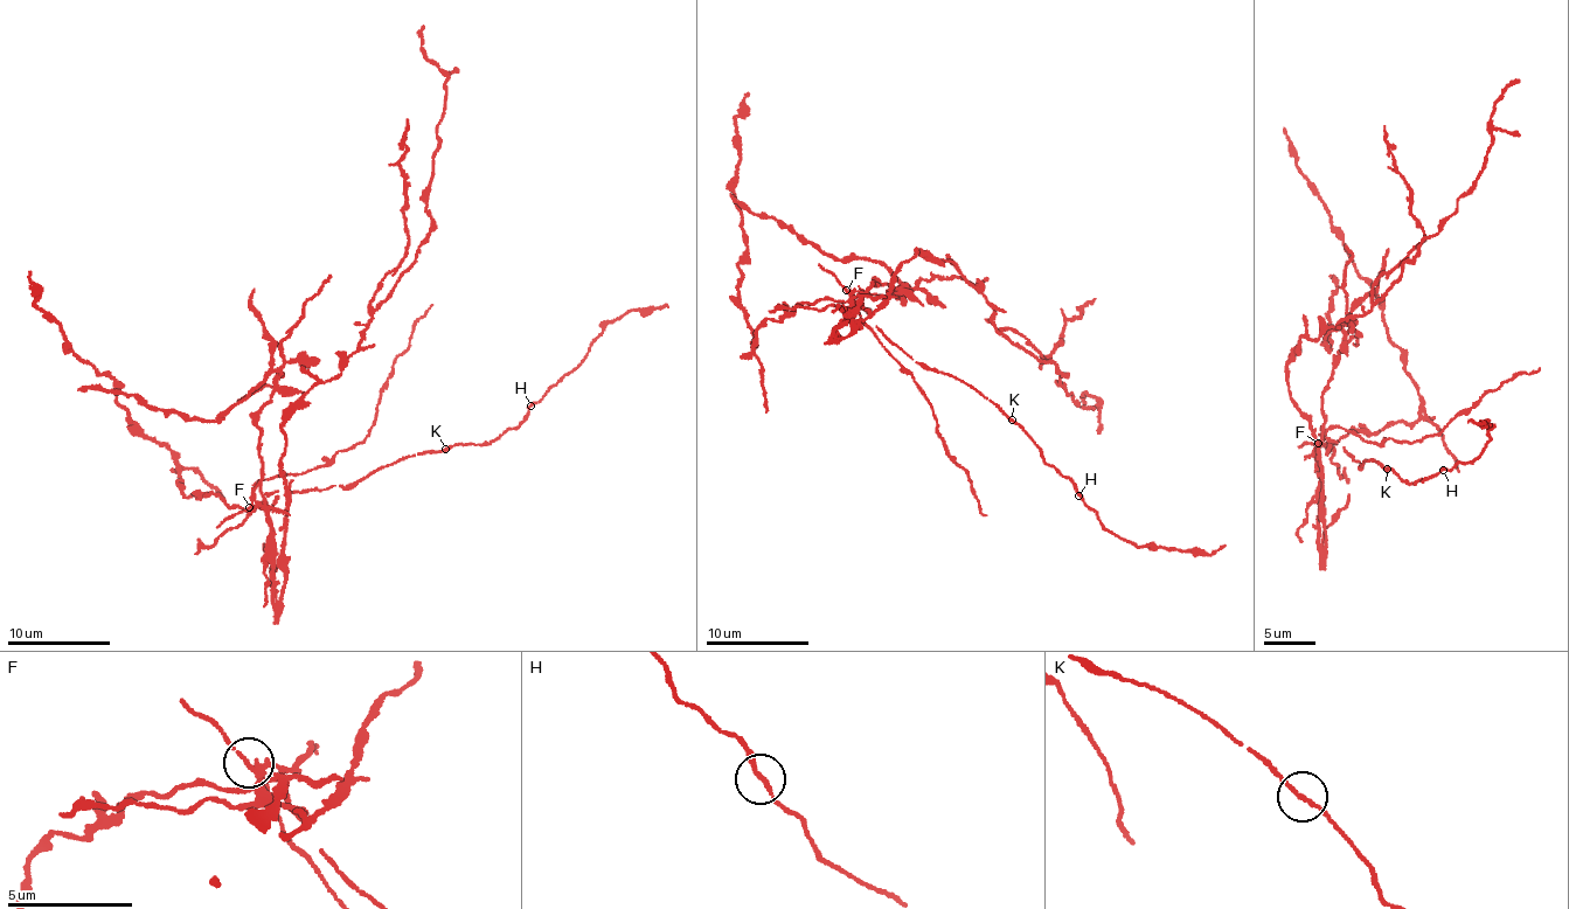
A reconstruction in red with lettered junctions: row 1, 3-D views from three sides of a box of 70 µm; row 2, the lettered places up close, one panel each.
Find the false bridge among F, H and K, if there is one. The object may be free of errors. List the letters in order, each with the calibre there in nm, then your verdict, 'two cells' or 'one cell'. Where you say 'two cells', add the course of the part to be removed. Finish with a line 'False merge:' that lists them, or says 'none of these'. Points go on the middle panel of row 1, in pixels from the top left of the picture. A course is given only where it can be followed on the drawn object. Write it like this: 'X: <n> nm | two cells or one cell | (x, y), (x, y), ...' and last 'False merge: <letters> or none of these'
F: 150 nm | two cells | (846, 290), (860, 323), (922, 248), (985, 297), (1000, 334), (1067, 373), (1076, 403), (1099, 402), (1085, 406)
H: 150 nm | one cell
K: 150 nm | one cell
False merge: F

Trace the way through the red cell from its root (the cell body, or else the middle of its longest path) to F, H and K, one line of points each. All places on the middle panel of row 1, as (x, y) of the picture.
F: (874, 310), (860, 323), (853, 321), (861, 300), (846, 290)
H: (874, 310), (860, 323), (852, 318), (861, 298), (856, 302), (909, 358), (964, 381), (999, 406), (1078, 495)
K: (874, 310), (860, 323), (852, 318), (860, 311), (861, 298), (856, 302), (909, 358), (976, 388), (1011, 420)

